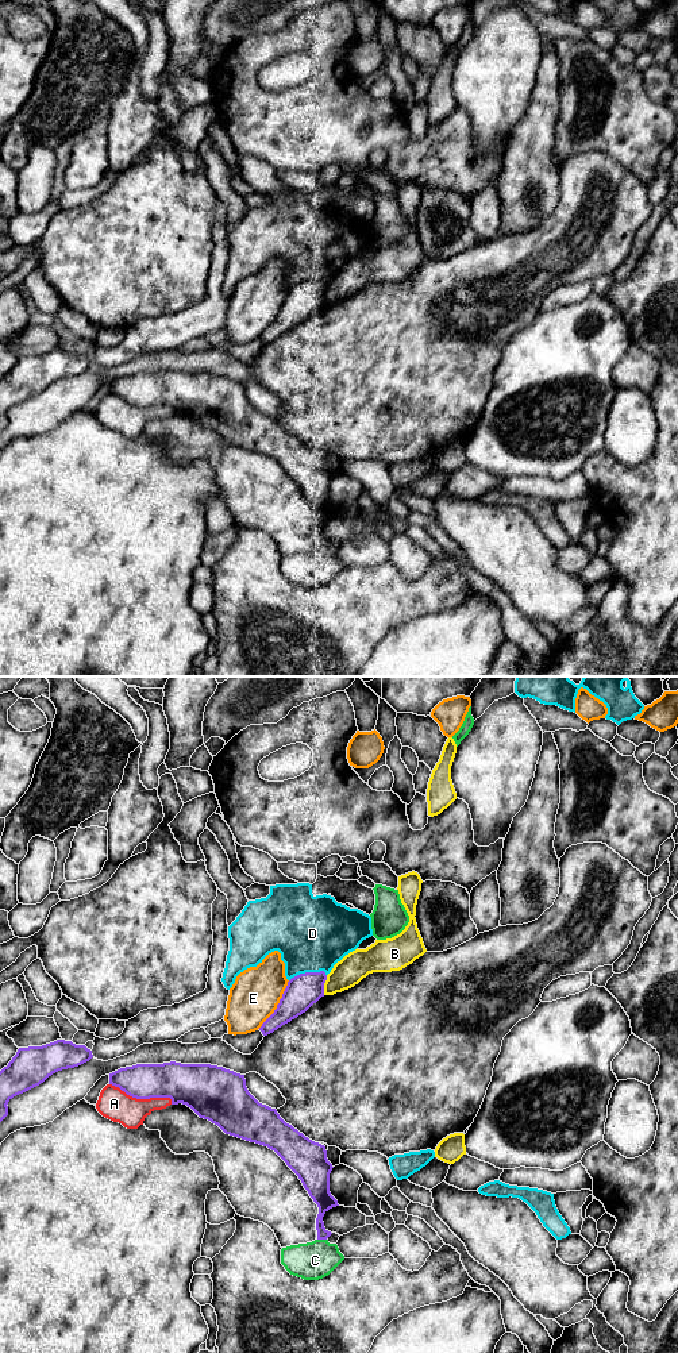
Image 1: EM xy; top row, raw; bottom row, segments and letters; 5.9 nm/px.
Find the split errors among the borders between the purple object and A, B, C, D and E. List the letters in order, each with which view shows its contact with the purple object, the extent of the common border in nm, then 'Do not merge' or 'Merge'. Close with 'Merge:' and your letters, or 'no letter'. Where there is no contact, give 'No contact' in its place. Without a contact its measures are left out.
A: Touches purple in xy. Shared border 400 nm. Do not merge
B: Touches purple in xy. Shared border 120 nm. Do not merge
C: Touches purple in xy. Shared border 60 nm. Do not merge
D: Touches purple in xy. Shared border 220 nm. Do not merge
E: Touches purple in xy. Shared border 340 nm. Do not merge
Merge: no letter

